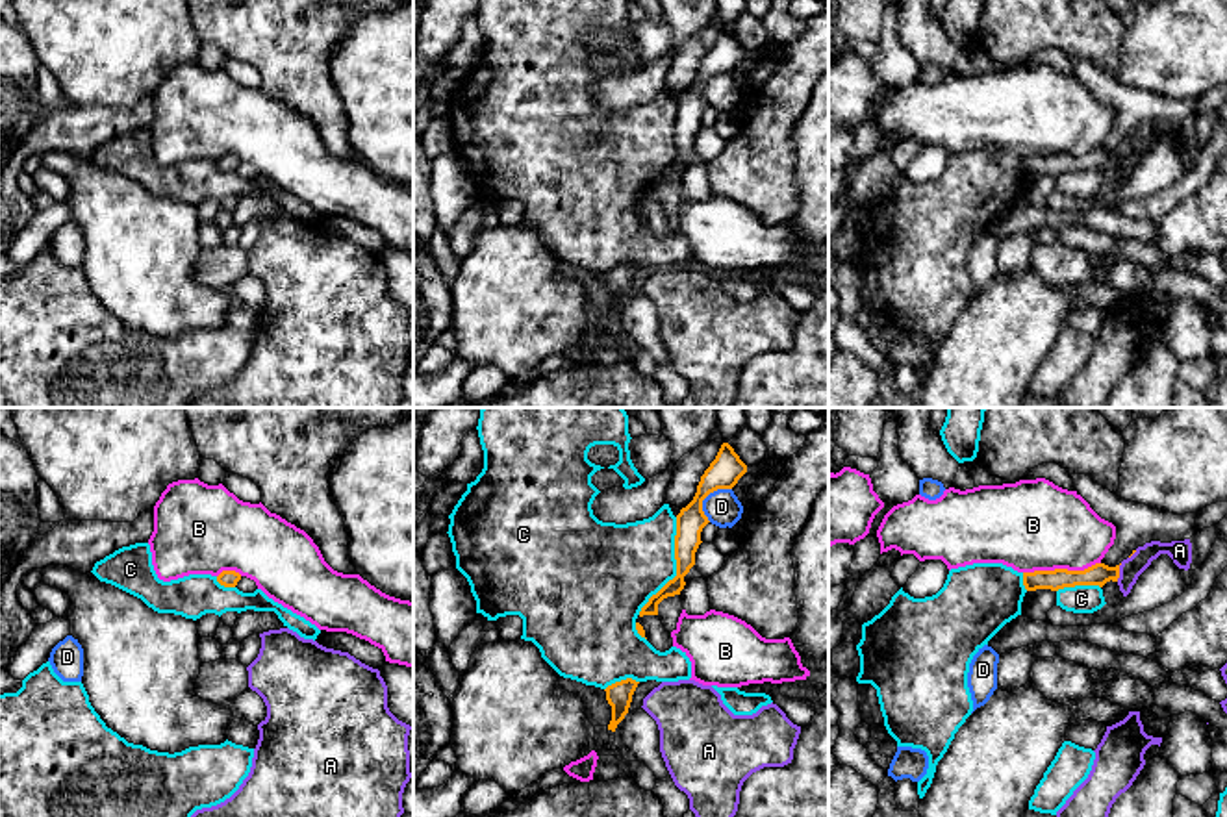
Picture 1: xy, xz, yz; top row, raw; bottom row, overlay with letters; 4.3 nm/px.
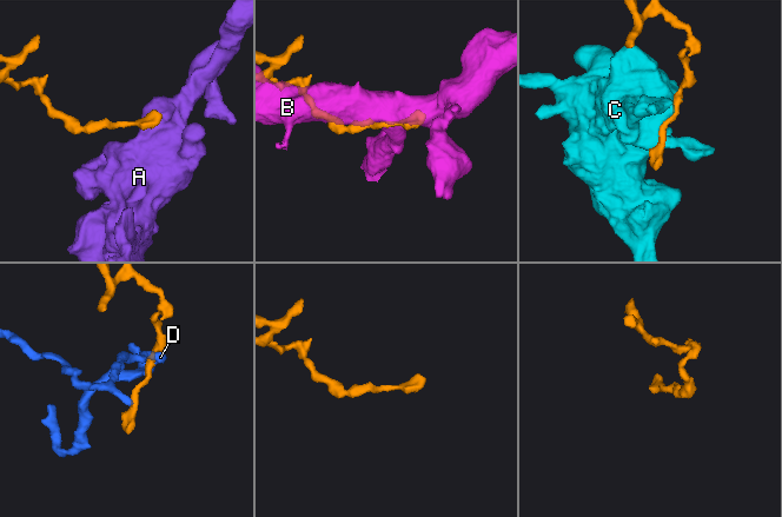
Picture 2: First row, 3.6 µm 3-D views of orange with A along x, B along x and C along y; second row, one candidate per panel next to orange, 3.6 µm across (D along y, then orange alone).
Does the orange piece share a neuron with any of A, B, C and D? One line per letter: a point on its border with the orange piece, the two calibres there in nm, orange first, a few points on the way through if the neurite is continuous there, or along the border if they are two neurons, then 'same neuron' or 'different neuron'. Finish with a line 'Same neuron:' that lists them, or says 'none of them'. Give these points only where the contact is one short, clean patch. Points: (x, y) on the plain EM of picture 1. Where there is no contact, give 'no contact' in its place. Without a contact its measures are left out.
A: yz (1118, 158) | 100/90 nm | along yz (1122, 149), (1116, 165) | different neuron
B: yz (1061, 154) | 100/400 nm | different neuron
C: xz (677, 152) | 120/380 nm | different neuron
D: xz (707, 80) | 140/150 nm | along xz (731, 73), (720, 73), (703, 86), (703, 99), (708, 106) | different neuron
Same neuron: none of them

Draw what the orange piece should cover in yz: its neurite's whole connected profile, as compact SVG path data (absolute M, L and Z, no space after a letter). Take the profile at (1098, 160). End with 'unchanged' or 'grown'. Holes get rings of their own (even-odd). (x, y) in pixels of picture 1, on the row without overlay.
M1095 148L1084 156L1055 154L1055 156L1023 157L1023 170L1027 176L1036 174L1058 176L1075 170L1103 172L1110 165L1118 167L1118 163L1119 163L1119 150L1108 152L1105 148Z | unchanged

